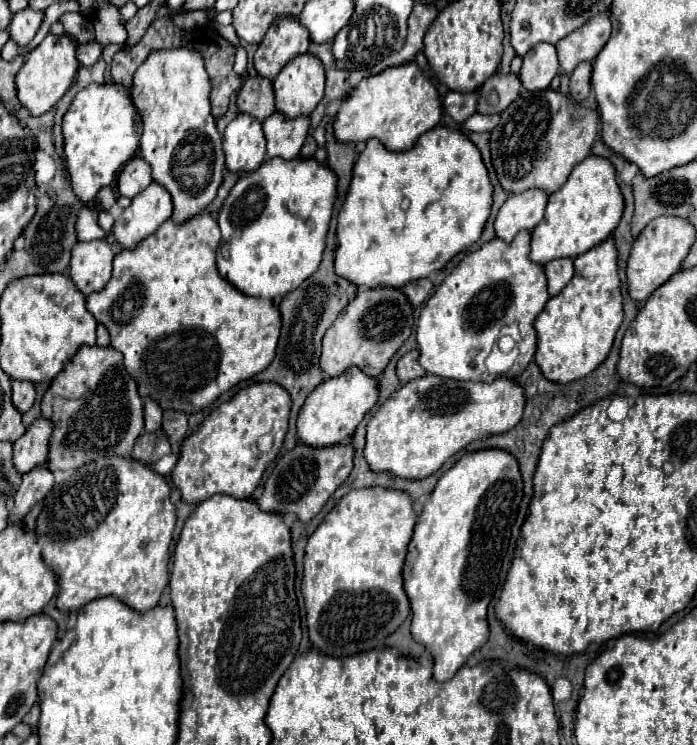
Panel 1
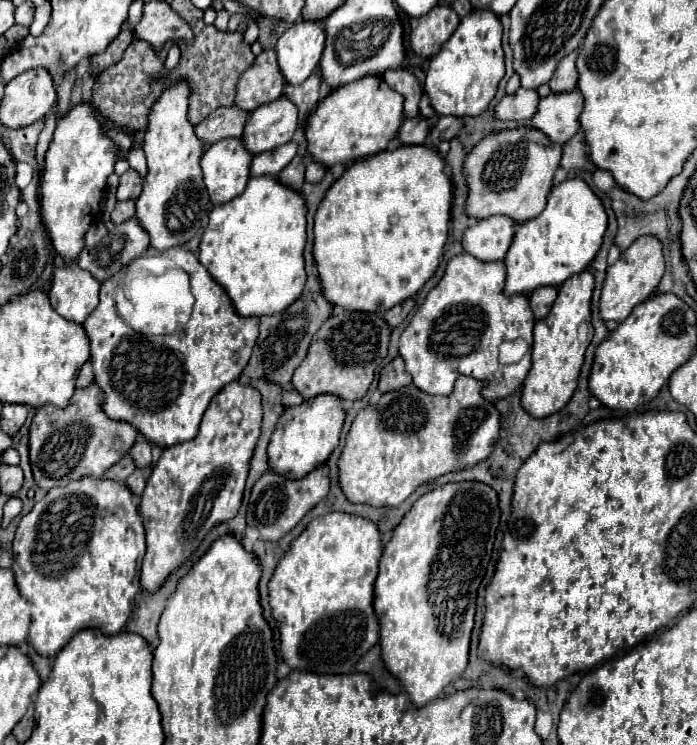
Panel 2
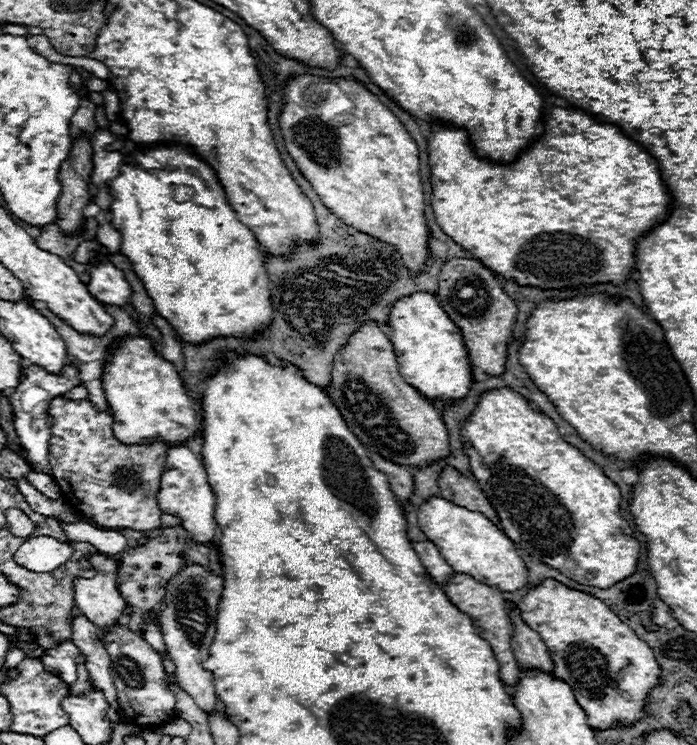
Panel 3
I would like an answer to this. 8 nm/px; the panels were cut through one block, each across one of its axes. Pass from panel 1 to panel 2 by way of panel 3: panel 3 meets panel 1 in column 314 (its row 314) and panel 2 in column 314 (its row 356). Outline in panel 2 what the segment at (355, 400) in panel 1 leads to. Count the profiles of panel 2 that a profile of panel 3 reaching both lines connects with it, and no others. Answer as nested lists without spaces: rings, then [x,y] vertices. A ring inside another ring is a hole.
[[[320,394],[320,398],[310,398],[300,406],[286,408],[268,442],[270,470],[288,478],[304,478],[308,472],[322,466],[338,446],[344,416],[346,412],[340,398],[328,398],[326,394]]]

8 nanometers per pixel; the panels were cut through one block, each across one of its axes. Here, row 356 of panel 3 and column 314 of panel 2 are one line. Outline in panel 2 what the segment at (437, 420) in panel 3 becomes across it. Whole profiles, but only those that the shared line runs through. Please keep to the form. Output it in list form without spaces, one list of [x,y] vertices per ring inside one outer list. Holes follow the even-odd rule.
[[[334,312],[324,326],[316,332],[310,342],[308,354],[302,364],[294,370],[292,384],[304,400],[310,400],[318,394],[334,394],[342,400],[354,402],[364,398],[378,364],[386,358],[390,330],[382,316],[368,312]]]

